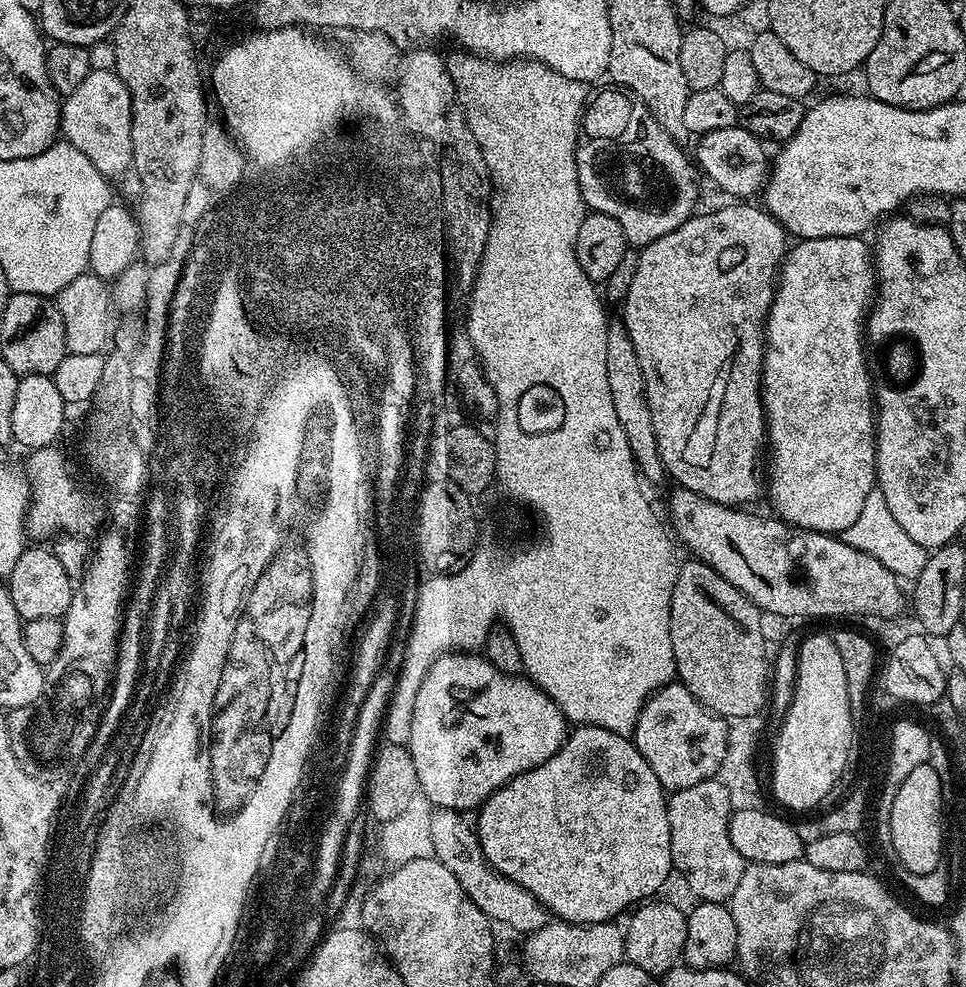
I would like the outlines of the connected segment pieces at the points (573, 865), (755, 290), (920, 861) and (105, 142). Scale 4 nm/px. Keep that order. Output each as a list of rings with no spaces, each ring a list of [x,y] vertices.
[[[581,724],[573,727],[563,746],[549,760],[503,784],[485,804],[480,805],[478,815],[480,817],[474,820],[476,836],[480,840],[482,854],[486,854],[490,866],[530,890],[530,894],[534,894],[534,898],[538,898],[538,902],[544,905],[553,917],[570,924],[607,924],[615,921],[619,912],[627,913],[633,906],[655,897],[652,895],[667,882],[668,875],[673,875],[674,872],[670,854],[670,818],[666,789],[658,782],[654,770],[650,770],[646,758],[642,758],[642,754],[629,737],[602,730],[598,726]]]
[[[728,202],[725,208],[716,208],[713,212],[701,211],[694,214],[686,222],[682,222],[682,226],[678,226],[678,230],[670,230],[670,234],[662,234],[662,238],[658,238],[654,242],[643,245],[639,249],[640,257],[636,260],[636,269],[632,272],[632,281],[628,284],[628,293],[624,296],[624,313],[622,319],[628,336],[634,342],[634,354],[638,354],[638,362],[642,366],[642,378],[644,379],[644,393],[648,399],[648,409],[650,410],[650,418],[654,418],[654,434],[658,438],[658,454],[662,458],[667,475],[676,479],[675,483],[682,488],[688,488],[692,492],[702,494],[706,498],[710,498],[719,504],[731,504],[733,506],[747,505],[747,500],[752,500],[756,495],[762,492],[762,472],[756,469],[756,459],[759,458],[760,452],[766,448],[766,421],[764,419],[764,398],[762,395],[762,377],[764,375],[764,325],[768,323],[768,311],[772,308],[772,299],[776,297],[776,286],[780,275],[780,265],[784,262],[784,257],[790,247],[790,237],[785,232],[783,226],[775,220],[775,218],[760,206],[755,208],[752,202]]]
[[[931,763],[915,768],[902,781],[902,786],[898,786],[898,794],[894,794],[893,805],[890,806],[890,837],[897,851],[895,859],[899,867],[910,870],[913,878],[917,878],[922,872],[928,872],[928,868],[941,871],[941,859],[944,856],[944,795],[946,795],[946,789],[943,786],[941,774],[932,768]]]
[[[92,70],[69,96],[63,97],[60,131],[106,178],[132,168],[132,95],[115,71]]]

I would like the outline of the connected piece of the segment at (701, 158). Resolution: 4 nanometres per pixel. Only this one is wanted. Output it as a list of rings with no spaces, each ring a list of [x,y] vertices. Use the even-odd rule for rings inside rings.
[[[741,126],[727,128],[726,130],[710,130],[710,134],[699,137],[695,141],[696,152],[694,151],[694,160],[698,165],[699,171],[704,172],[728,195],[728,198],[752,198],[752,195],[759,193],[763,189],[770,175],[770,152],[766,149],[765,141],[747,132]]]

